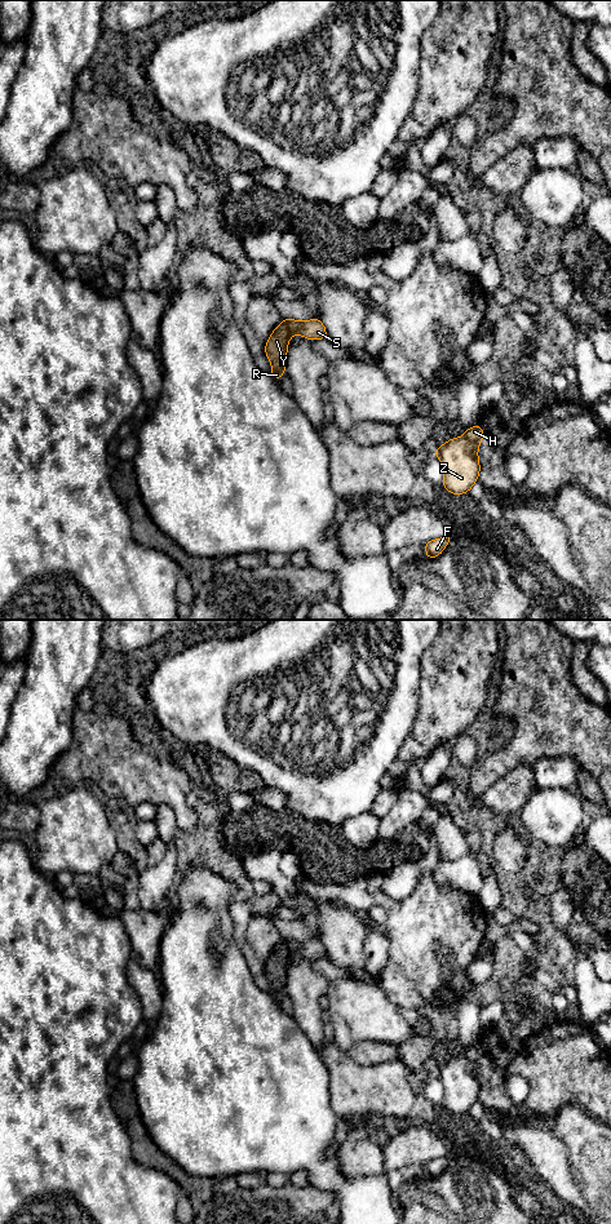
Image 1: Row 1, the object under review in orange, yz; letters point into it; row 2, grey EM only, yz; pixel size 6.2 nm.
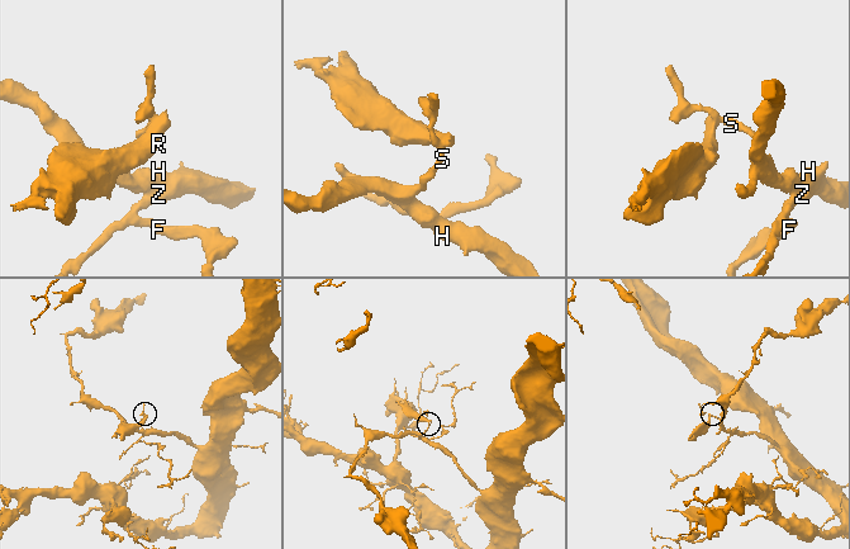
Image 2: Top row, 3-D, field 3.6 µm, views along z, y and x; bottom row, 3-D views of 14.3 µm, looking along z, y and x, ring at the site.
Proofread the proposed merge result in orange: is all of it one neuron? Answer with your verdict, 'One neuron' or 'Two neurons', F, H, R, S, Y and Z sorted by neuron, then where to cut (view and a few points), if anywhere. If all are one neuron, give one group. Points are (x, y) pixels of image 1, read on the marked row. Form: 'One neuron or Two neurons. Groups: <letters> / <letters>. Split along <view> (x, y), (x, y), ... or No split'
Two neurons. Groups: F H S Z / R Y. Split along yz (283, 320), (292, 333)

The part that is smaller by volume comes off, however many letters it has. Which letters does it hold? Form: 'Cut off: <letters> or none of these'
Cut off: R, Y

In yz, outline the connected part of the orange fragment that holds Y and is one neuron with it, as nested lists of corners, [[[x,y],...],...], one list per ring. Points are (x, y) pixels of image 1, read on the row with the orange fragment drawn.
[[[282,321],[265,343],[265,355],[273,365],[270,374],[276,381],[280,381],[282,376],[285,373],[287,350],[291,334],[285,323]]]

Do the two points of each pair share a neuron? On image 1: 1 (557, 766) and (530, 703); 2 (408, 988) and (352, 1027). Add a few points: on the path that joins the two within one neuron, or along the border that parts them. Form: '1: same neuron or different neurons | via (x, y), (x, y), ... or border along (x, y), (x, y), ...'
1: different neurons | border along (534, 764), (543, 757), (571, 755), (580, 768)
2: different neurons | border along (376, 980), (385, 996), (399, 1009)

